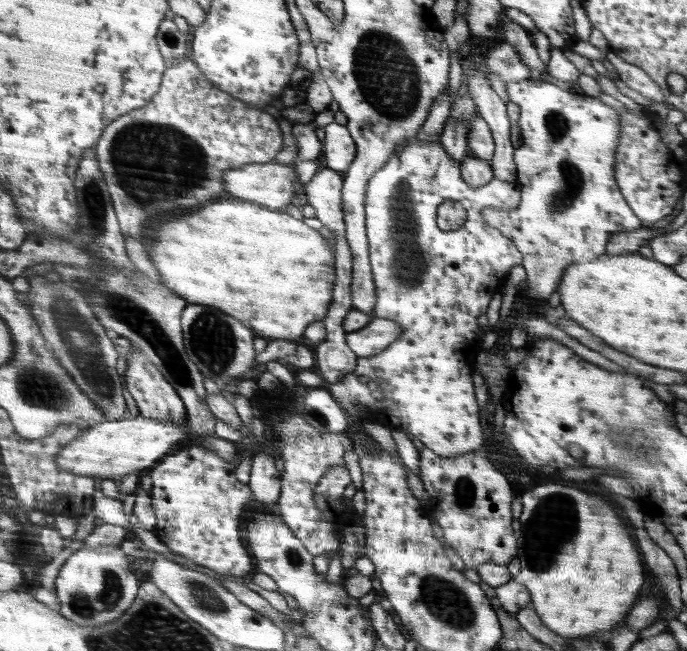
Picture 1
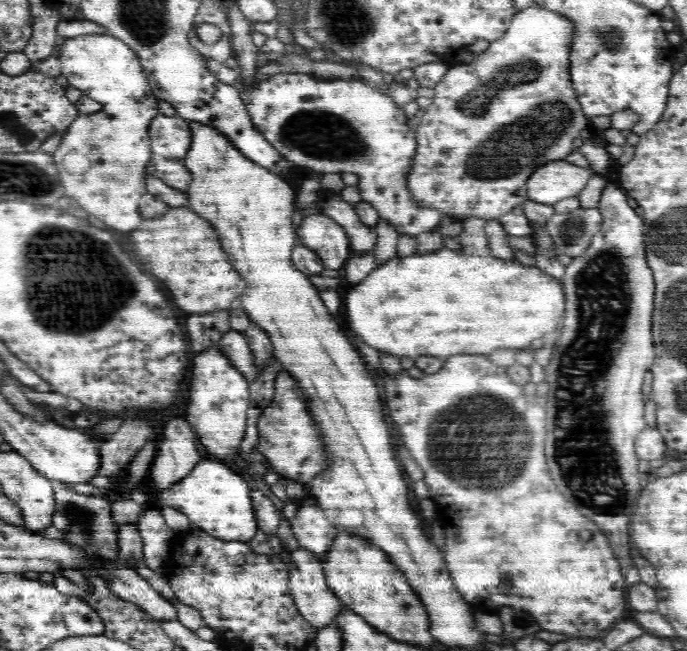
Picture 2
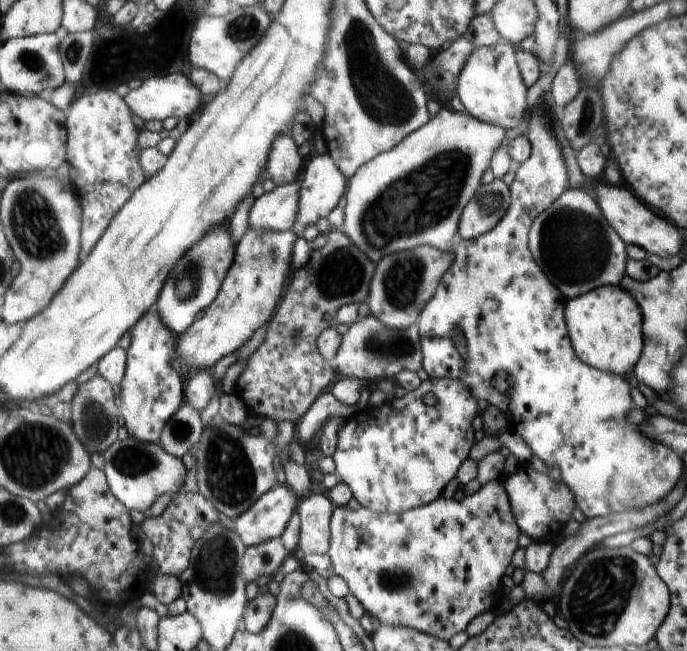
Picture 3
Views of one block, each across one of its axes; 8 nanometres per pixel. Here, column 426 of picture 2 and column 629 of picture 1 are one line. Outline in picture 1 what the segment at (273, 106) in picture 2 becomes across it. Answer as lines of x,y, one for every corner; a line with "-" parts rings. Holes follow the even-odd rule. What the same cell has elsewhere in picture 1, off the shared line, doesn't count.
521,80
521,82
511,82
505,86
505,94
509,98
509,102
517,104
519,108
519,128
521,128
521,146
515,150
513,154
513,162
515,162
515,172
517,172
517,178
515,178
515,184
519,186
521,190
521,204
519,208
515,210
509,210
509,212
501,212
501,210
485,210
483,216
487,218
489,226
499,230
501,236
509,238
511,244
523,254
523,260
519,262
523,268
525,268
525,282
521,286
521,294
529,300
535,302
541,302
541,300
549,300
551,292
555,290
559,278
561,278
561,272
567,270
571,264
579,264
579,262
587,262
587,260
593,260
595,256
601,256
601,254
607,254
605,246
609,242
609,238
613,234
621,234
621,232
633,232
637,228
641,228
641,220
637,216
633,216
633,212
627,208
625,204
625,198
617,186
617,180
615,180
615,150
619,148
619,120
617,120
617,112
611,110
609,106
605,106
603,102
599,102
597,98
591,98
591,96
573,96
573,94
567,94
565,90
559,90
557,86
549,84
549,82
539,82
539,84
531,84
529,80

